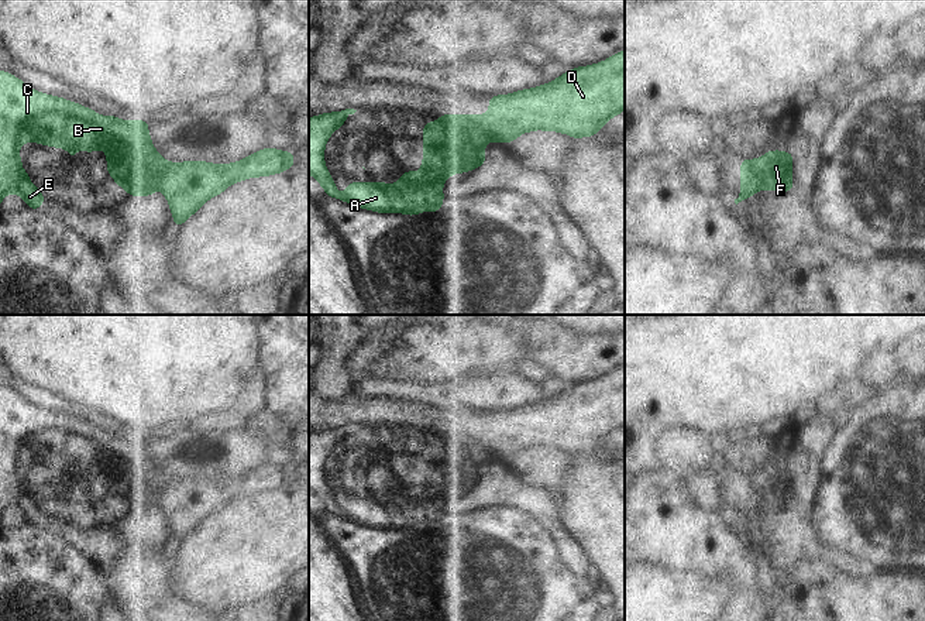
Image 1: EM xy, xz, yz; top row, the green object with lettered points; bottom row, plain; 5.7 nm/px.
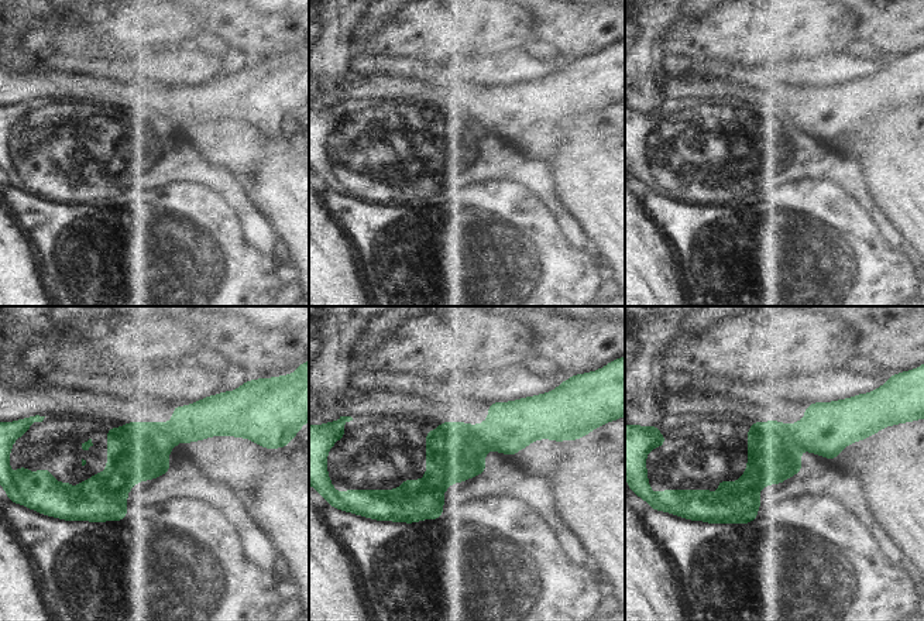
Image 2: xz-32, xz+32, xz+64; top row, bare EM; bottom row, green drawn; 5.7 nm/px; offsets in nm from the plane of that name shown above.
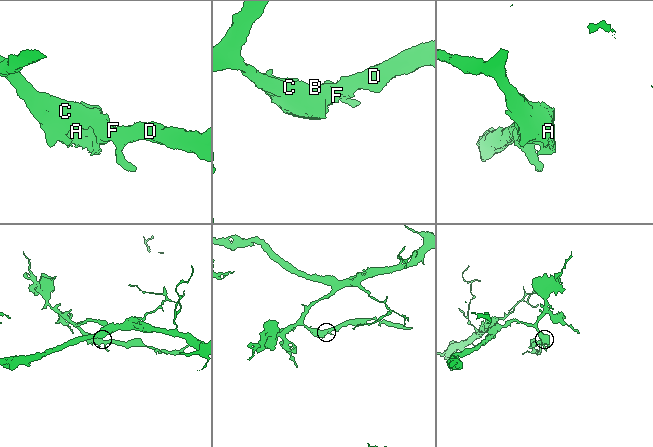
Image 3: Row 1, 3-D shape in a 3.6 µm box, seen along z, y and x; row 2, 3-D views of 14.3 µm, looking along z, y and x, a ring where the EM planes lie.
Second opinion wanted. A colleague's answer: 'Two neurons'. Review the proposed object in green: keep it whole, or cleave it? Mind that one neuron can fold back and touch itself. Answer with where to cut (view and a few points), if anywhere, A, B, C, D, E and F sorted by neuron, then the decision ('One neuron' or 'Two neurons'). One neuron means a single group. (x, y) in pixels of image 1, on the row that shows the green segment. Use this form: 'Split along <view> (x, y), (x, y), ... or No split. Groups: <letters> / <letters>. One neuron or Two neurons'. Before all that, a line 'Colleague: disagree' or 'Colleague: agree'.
Colleague: agree
Split along yz (749, 160), (760, 188). Groups: A B C E F / D. Two neurons

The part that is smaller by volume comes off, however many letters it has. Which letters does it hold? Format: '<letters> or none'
D

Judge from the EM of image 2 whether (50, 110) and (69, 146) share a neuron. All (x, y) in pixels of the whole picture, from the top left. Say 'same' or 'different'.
same

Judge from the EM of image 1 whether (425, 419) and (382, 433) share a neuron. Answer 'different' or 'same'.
different

